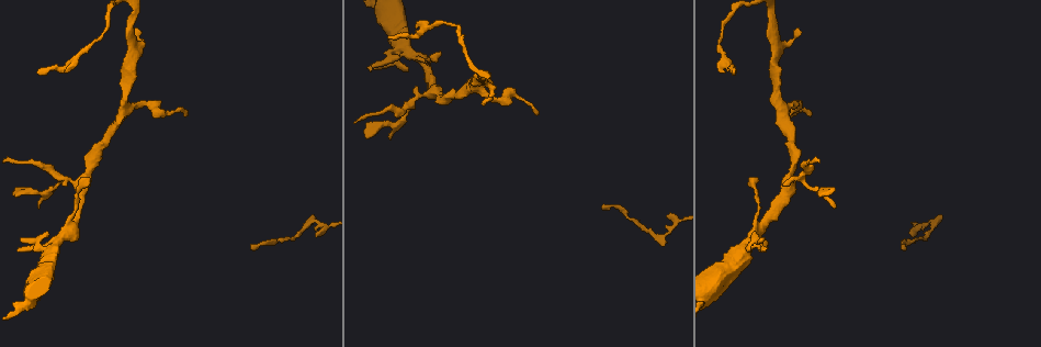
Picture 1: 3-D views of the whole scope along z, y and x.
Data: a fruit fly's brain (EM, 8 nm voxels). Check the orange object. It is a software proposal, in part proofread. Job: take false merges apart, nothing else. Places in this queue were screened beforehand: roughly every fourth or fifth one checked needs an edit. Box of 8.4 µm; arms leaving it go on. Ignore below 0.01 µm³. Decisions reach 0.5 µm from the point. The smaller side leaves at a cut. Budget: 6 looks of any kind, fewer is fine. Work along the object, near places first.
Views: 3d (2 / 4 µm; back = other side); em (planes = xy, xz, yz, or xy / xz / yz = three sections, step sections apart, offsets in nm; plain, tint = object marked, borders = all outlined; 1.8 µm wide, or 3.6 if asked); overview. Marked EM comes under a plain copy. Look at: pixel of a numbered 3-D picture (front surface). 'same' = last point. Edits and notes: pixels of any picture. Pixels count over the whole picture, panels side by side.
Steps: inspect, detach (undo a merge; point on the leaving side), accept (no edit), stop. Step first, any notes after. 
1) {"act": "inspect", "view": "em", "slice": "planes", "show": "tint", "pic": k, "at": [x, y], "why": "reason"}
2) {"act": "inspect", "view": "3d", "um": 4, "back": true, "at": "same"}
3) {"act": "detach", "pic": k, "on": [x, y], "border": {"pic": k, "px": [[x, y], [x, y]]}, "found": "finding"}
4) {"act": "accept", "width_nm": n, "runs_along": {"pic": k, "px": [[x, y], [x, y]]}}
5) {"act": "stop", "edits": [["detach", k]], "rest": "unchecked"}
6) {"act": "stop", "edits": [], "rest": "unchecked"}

{"act": "inspect", "view": "3d", "um": 2, "pic": 1, "at": [507, 99]}

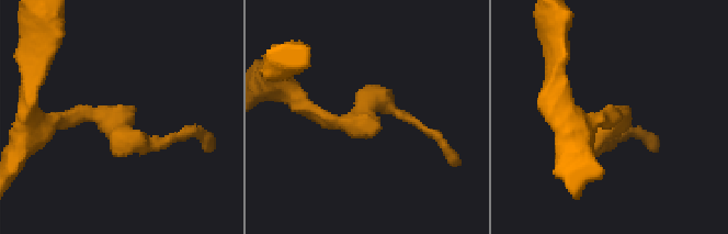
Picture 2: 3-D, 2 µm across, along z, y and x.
{"act": "inspect", "view": "em", "slice": "planes", "show": "tint", "pic": 2, "at": [114, 126]}

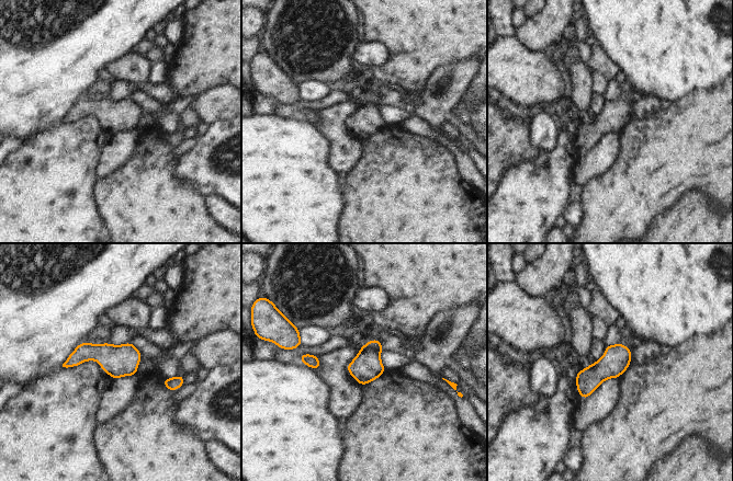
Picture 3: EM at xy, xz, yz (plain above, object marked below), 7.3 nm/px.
{"act": "accept", "width_nm": 200, "found": "all the same cell"}

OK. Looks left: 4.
{"act": "inspect", "view": "em", "slice": "yz", "step": 8, "show": "tint", "pic": 1, "at": [51, 188], "why": "a narrow waist"}

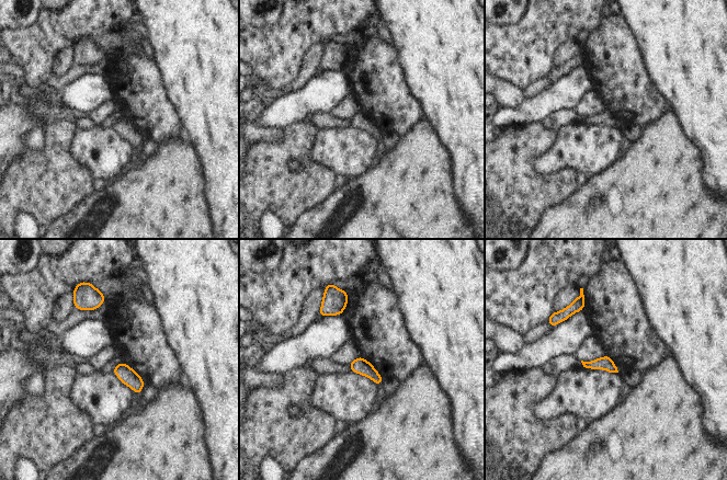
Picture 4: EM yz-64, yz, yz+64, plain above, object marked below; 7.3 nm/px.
{"act": "accept", "width_nm": 110, "found": "all the same cell"}

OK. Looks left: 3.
{"act": "inspect", "view": "em", "slice": "xy", "step": 8, "show": "tint", "pic": 1, "at": [48, 252]}

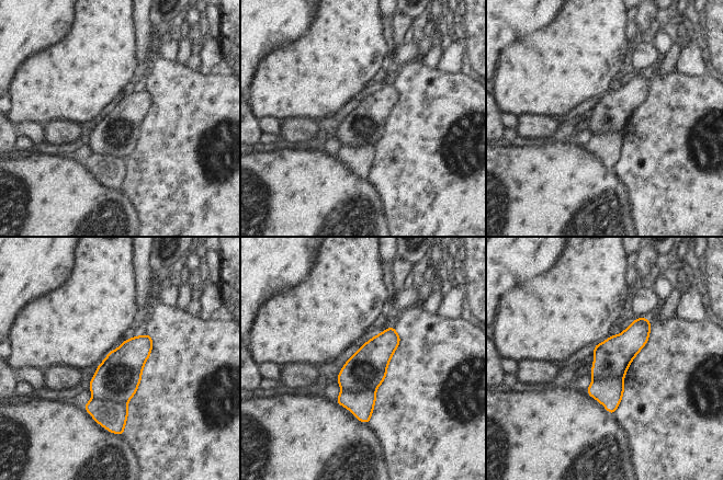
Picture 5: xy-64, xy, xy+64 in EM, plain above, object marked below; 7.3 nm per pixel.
{"act": "detach", "pic": 5, "on": [361, 404], "width_nm": 280, "border": {"pic": 5, "px": [[341, 389], [375, 390]]}, "found": "two cells meet here"}

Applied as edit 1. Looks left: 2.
{"act": "stop", "edits": [["detach", 5]], "rest": "unchecked"}

